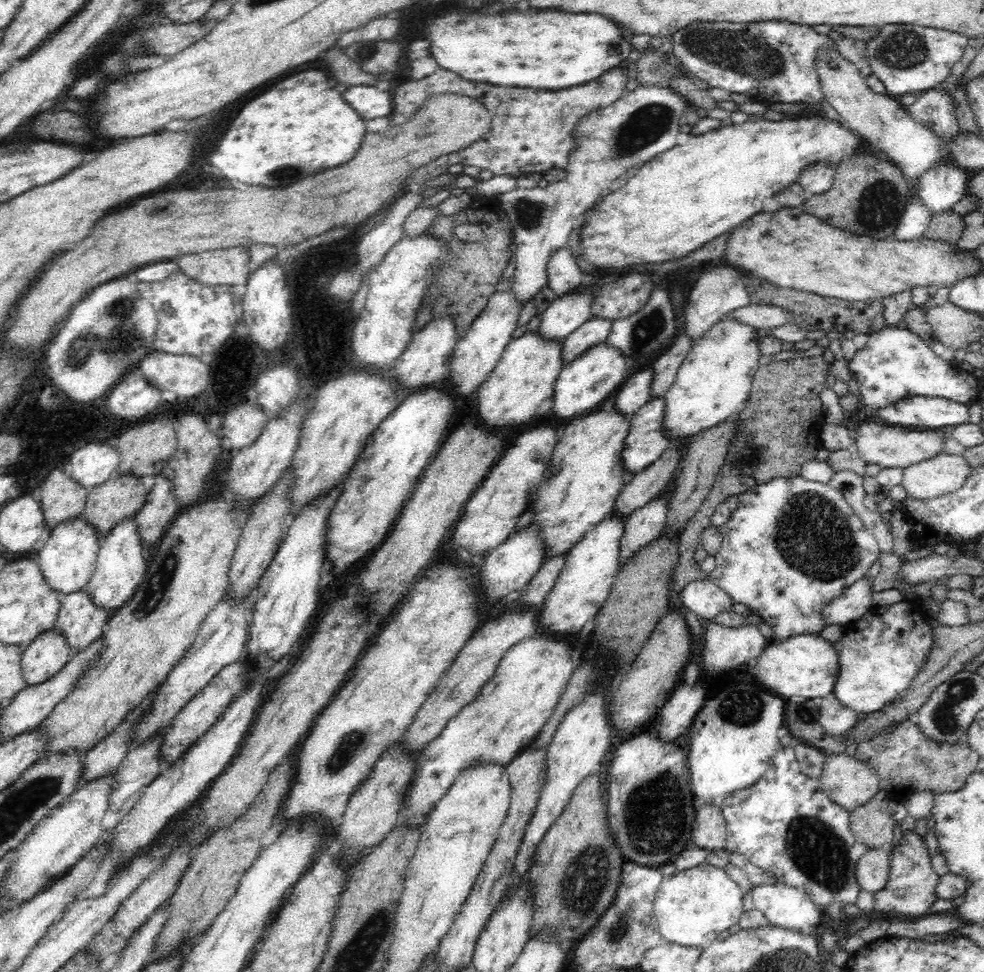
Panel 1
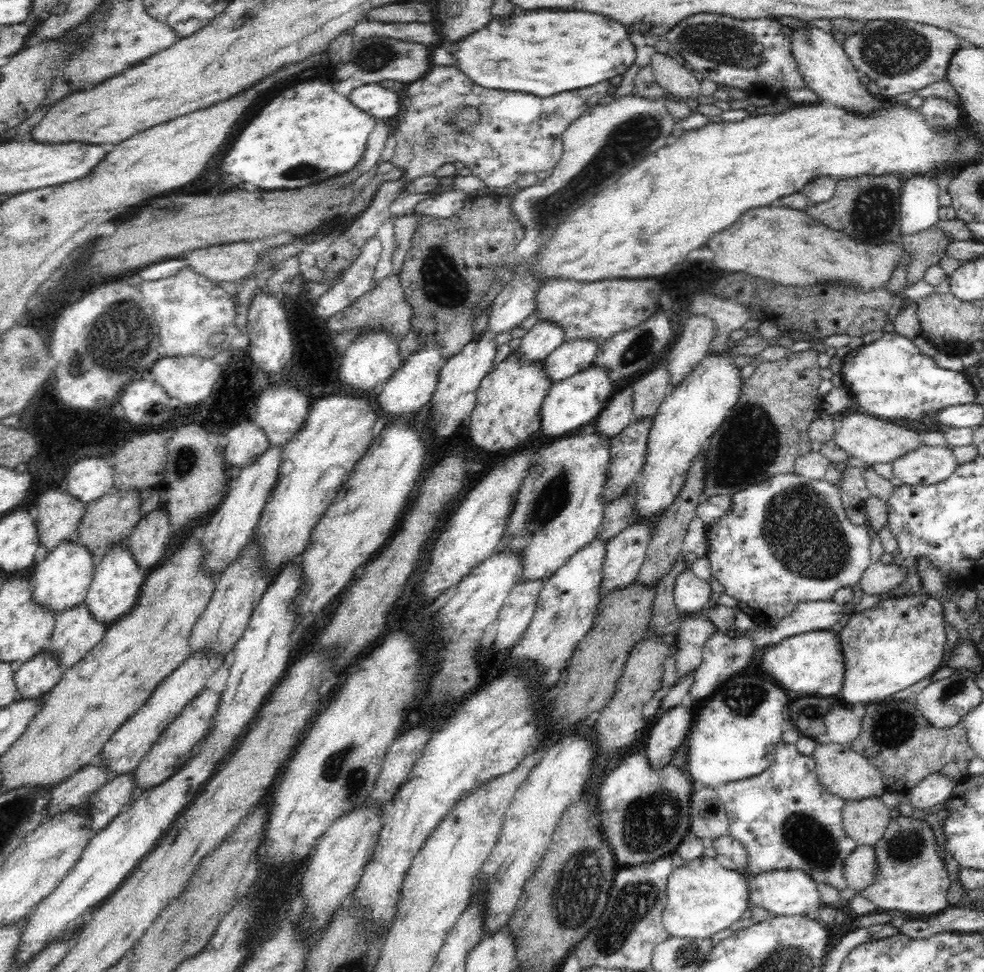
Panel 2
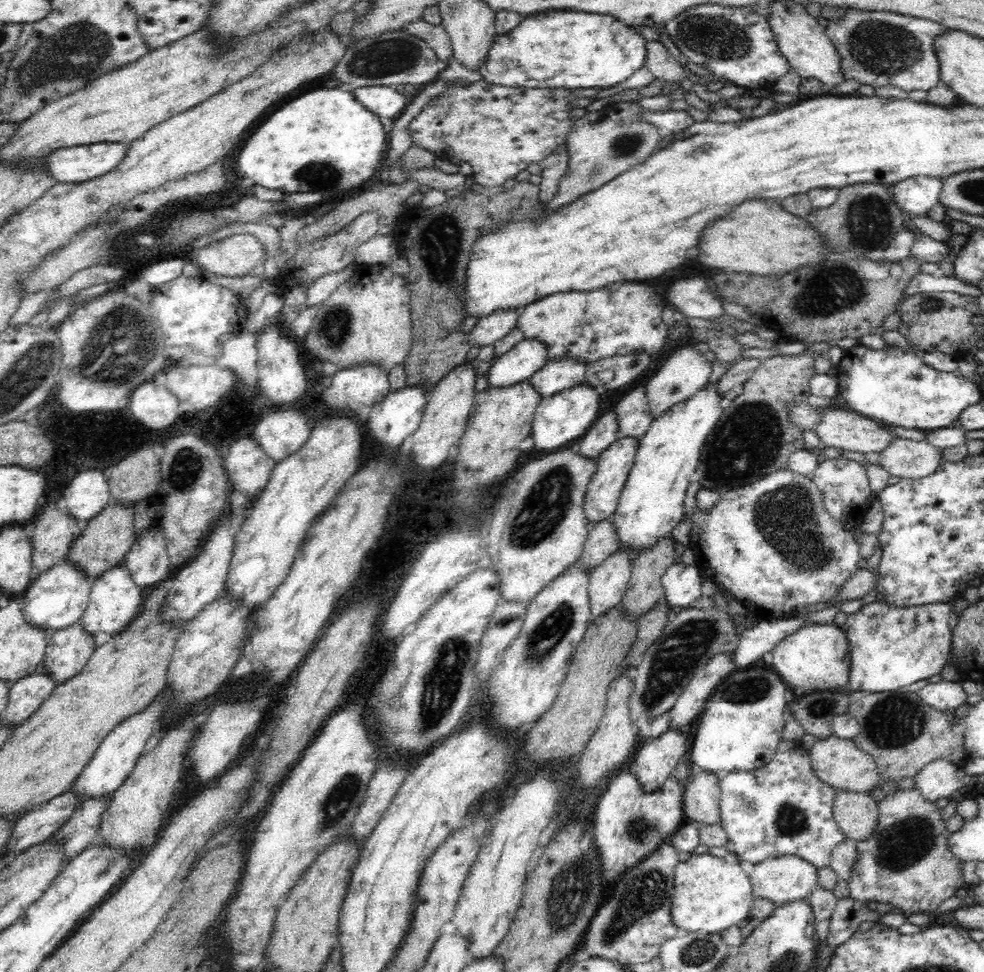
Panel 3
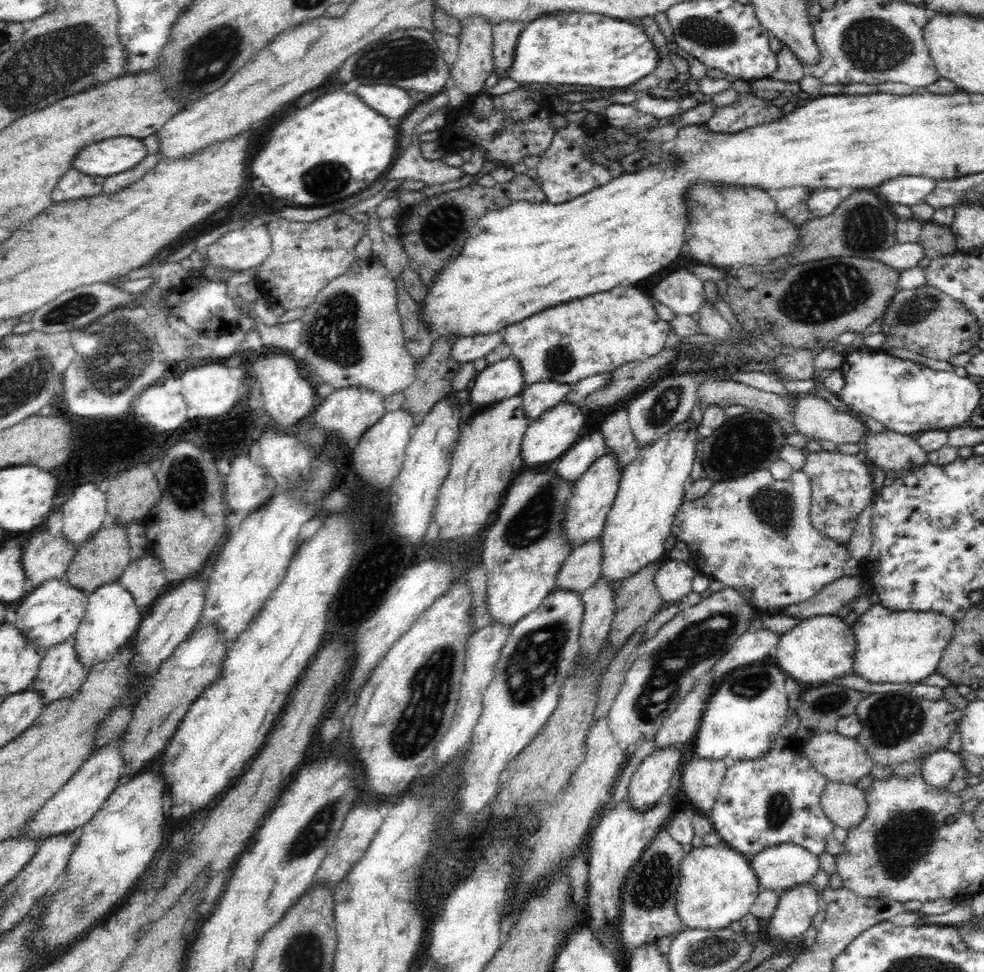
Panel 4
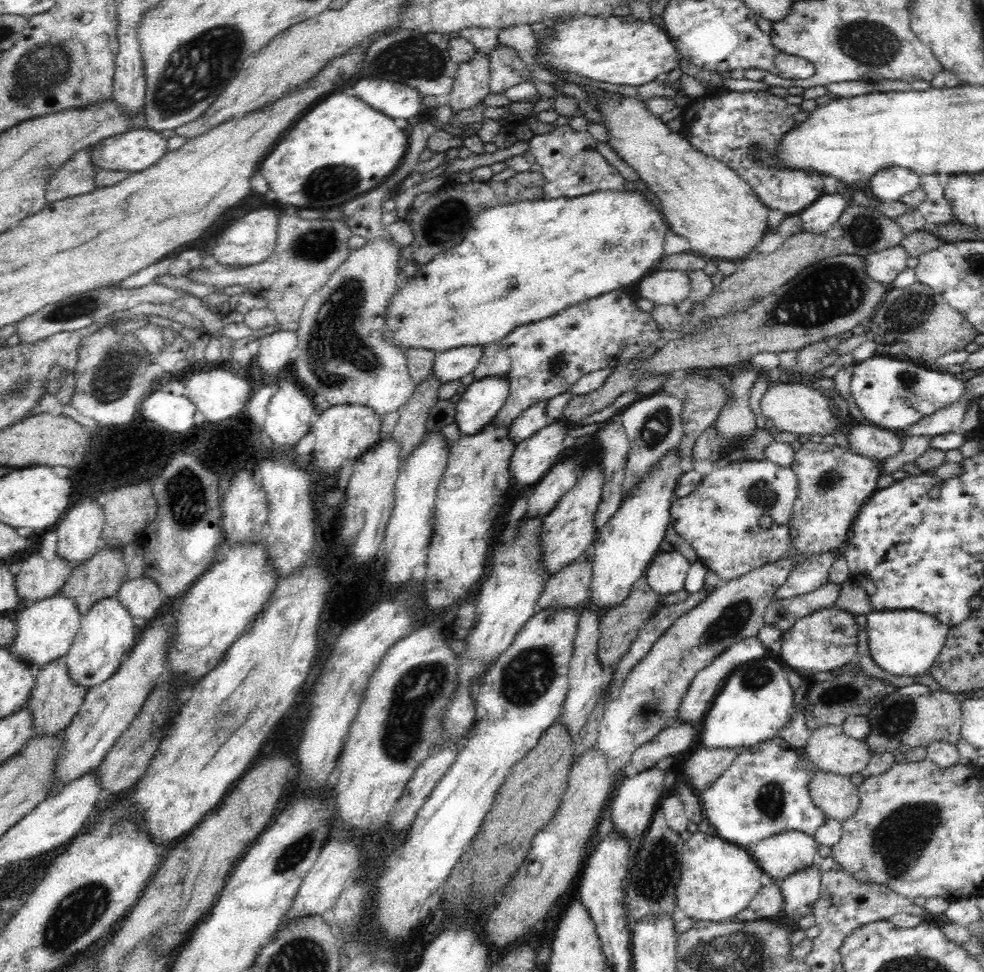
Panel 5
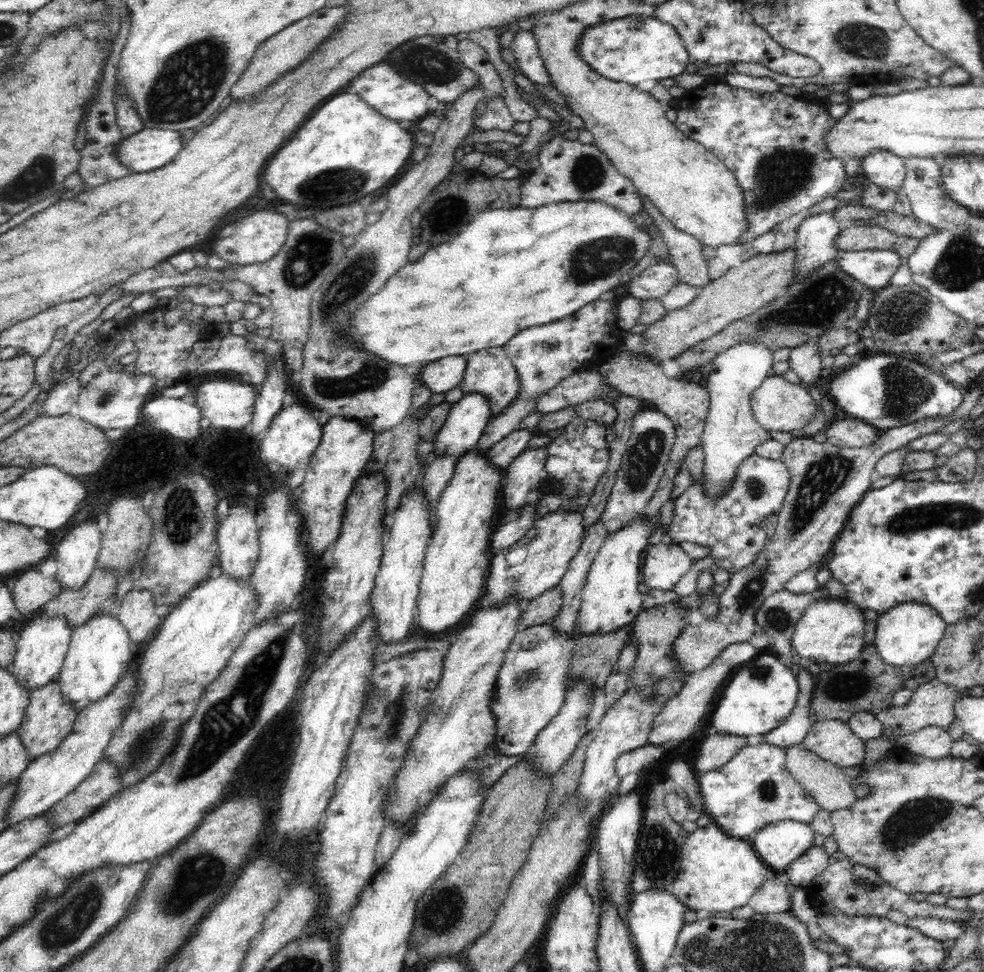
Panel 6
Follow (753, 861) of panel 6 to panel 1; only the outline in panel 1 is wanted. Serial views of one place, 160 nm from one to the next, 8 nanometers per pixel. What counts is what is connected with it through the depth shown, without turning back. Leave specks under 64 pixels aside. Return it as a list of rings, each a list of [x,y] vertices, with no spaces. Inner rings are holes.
[[[702,863],[665,877],[657,890],[653,911],[665,943],[704,948],[739,921],[743,890],[719,867]]]

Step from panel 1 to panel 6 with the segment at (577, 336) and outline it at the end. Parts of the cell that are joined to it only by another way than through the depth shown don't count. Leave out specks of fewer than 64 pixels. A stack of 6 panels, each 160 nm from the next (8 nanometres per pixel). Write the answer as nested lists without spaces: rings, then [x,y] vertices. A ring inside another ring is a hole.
[[[519,428],[513,430],[500,442],[491,446],[486,455],[488,455],[490,463],[504,473],[505,469],[512,464],[512,460],[515,460],[523,450],[526,450],[532,437],[534,437],[533,429]]]

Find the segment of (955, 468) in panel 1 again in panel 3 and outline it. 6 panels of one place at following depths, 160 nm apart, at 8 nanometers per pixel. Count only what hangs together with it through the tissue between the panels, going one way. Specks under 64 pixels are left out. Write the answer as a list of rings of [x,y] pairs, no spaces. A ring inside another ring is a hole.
[[[898,437],[896,440],[892,440],[882,452],[878,453],[881,468],[890,472],[891,476],[899,476],[901,479],[930,476],[939,470],[943,462],[941,448],[936,448],[926,439],[916,441]]]

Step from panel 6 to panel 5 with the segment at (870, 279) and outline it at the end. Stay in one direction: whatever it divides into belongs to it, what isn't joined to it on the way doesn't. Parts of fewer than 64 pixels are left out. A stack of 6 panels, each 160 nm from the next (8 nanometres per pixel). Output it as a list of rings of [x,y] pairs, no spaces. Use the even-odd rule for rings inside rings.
[[[900,245],[874,252],[864,257],[867,261],[868,275],[880,283],[891,285],[891,282],[907,268],[908,258],[911,258]]]

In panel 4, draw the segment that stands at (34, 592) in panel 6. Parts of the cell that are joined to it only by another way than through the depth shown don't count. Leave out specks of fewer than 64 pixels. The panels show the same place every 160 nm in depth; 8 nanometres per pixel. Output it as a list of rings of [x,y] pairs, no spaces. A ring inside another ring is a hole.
[[[45,526],[37,530],[28,546],[24,544],[22,556],[24,574],[34,588],[47,580],[64,578],[78,547],[62,533],[52,536]]]

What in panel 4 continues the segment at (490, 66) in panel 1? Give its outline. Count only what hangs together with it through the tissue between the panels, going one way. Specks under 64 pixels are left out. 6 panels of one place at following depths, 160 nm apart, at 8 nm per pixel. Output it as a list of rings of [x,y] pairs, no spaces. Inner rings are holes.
[[[562,12],[538,18],[519,32],[507,78],[514,82],[538,82],[546,86],[580,84],[618,89],[652,74],[658,61],[658,49],[642,26],[609,16]]]

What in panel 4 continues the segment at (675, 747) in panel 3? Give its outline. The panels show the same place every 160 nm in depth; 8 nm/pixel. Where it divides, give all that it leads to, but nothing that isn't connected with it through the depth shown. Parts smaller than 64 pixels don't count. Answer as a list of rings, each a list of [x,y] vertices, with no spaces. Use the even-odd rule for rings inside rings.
[[[670,747],[656,749],[642,760],[633,773],[627,802],[637,812],[648,812],[663,799],[664,792],[670,786],[670,780],[682,766],[682,752]]]

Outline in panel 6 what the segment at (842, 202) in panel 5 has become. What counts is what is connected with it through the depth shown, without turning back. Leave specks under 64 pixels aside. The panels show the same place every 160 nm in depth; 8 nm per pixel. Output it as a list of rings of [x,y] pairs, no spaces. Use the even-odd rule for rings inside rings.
[[[834,212],[816,214],[800,224],[795,243],[798,272],[794,274],[790,284],[808,277],[820,266],[838,256],[839,250],[834,242],[835,236],[840,232]]]

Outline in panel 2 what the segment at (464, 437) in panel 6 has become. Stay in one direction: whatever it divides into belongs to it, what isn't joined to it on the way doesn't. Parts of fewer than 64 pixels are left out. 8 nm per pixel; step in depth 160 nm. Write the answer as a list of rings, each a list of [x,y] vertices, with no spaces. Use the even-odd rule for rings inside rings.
[[[540,320],[524,337],[516,353],[522,361],[544,360],[554,352],[563,342],[565,331],[550,320]]]

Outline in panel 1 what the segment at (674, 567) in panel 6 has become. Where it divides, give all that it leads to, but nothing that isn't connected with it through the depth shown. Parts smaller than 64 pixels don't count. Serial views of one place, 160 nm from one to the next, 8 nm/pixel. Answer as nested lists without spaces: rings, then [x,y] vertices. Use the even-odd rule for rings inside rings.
[[[709,578],[690,581],[681,592],[681,610],[692,610],[697,618],[714,619],[720,612],[728,612],[732,597]]]

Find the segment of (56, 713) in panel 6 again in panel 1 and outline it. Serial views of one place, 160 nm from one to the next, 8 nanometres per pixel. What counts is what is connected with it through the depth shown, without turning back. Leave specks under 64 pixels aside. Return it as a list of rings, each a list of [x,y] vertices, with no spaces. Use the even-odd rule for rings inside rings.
[[[86,591],[71,592],[61,597],[54,628],[64,633],[75,653],[103,634],[109,617],[108,611],[94,604]]]

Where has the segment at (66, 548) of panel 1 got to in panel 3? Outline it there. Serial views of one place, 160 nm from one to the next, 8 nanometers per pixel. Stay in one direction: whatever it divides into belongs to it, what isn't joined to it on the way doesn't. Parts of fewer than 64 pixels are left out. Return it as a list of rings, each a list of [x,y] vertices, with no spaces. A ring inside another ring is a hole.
[[[64,560],[41,572],[22,593],[22,614],[24,619],[47,632],[66,628],[81,618],[89,603],[93,582],[72,561]]]

